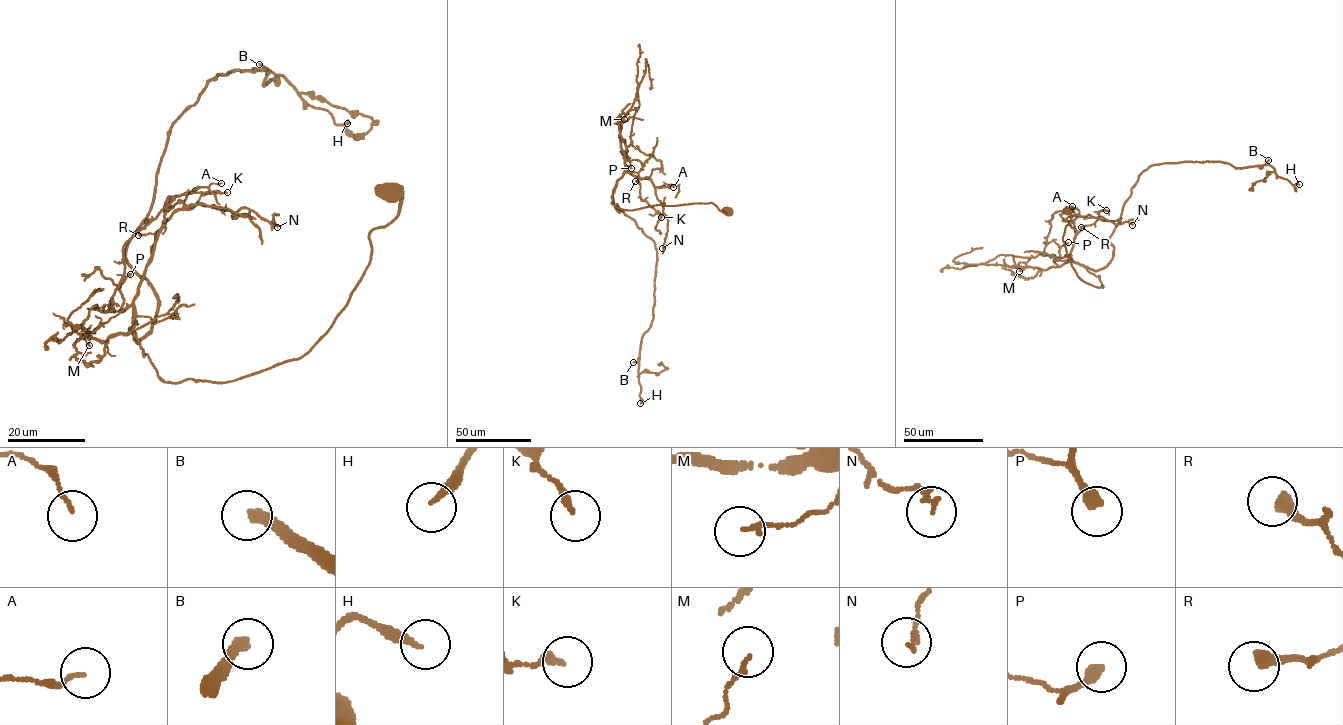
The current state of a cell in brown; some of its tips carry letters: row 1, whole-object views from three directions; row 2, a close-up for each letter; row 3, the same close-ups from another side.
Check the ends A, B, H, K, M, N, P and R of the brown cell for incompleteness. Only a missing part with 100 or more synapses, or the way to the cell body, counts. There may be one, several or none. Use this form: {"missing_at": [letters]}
{"missing_at": ["B"]}

